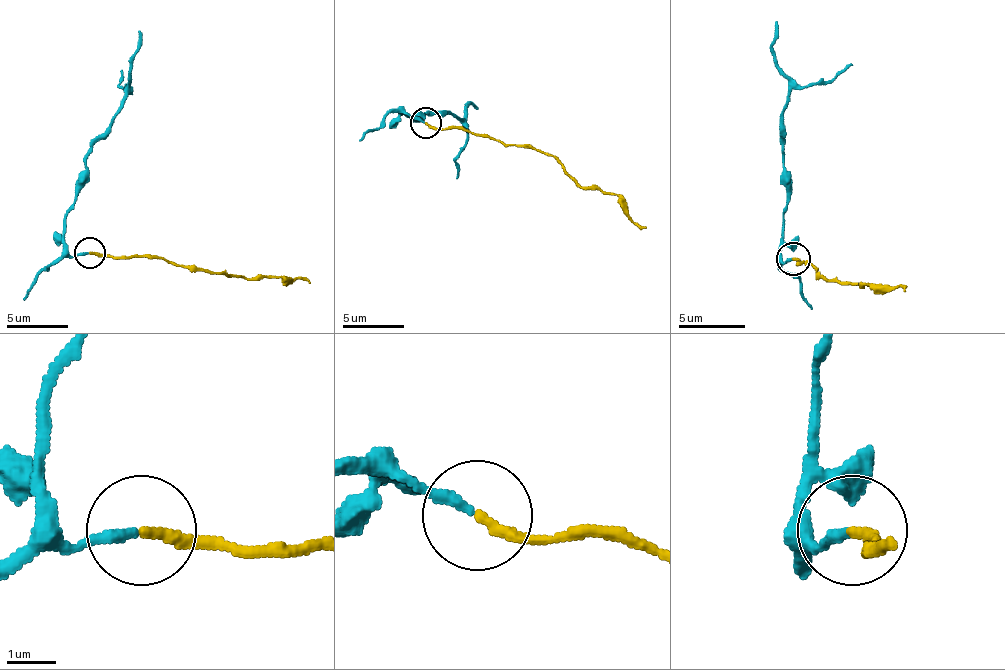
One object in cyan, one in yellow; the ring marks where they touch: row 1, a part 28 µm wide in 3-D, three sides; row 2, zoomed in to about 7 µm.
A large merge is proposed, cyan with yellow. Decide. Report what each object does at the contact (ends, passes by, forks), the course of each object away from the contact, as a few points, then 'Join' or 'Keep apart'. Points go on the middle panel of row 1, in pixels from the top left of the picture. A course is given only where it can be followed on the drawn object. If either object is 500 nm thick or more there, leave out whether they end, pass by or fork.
At the ring cyan ends. At the ring yellow ends. Course of cyan: (424, 124), (403, 111), (400, 114), (458, 118), (468, 130), (468, 139), (455, 164), (455, 179). Course of yellow: (424, 124), (492, 136), (508, 145), (533, 145), (548, 152), (582, 186), (613, 192), (635, 223), (647, 226). Keep apart

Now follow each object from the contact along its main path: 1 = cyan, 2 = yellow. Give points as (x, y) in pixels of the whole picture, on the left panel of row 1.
1: (88, 253), (73, 256), (67, 250), (64, 213), (76, 197), (88, 148), (132, 92), (119, 83), (119, 70)
2: (88, 253), (156, 256), (172, 265), (197, 265), (246, 278), (299, 278), (311, 284)

